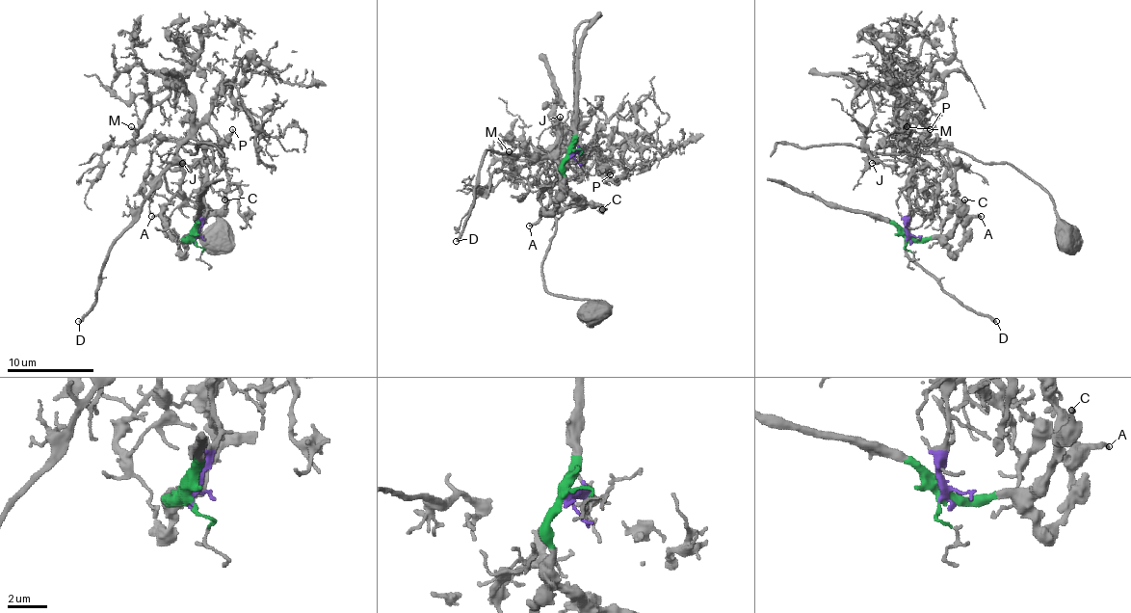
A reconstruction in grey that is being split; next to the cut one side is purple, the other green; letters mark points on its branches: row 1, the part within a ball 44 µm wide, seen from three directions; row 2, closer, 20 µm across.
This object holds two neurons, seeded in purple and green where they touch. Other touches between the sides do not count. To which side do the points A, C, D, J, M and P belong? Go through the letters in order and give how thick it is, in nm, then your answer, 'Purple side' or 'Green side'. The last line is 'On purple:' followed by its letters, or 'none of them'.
A: Thickness 190 nm. Green side
C: Thickness 280 nm. Green side
D: Thickness 280 nm. Purple side
J: Thickness 110 nm. Purple side
M: Thickness 140 nm. Purple side
P: Thickness 220 nm. Purple side
On purple: D, J, M, P

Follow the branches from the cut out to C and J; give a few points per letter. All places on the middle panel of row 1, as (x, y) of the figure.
C: (571, 153), (565, 164), (565, 188), (587, 203), (597, 203), (601, 210)
J: (571, 153), (573, 150), (584, 155), (578, 146), (556, 155), (563, 133), (560, 116)

